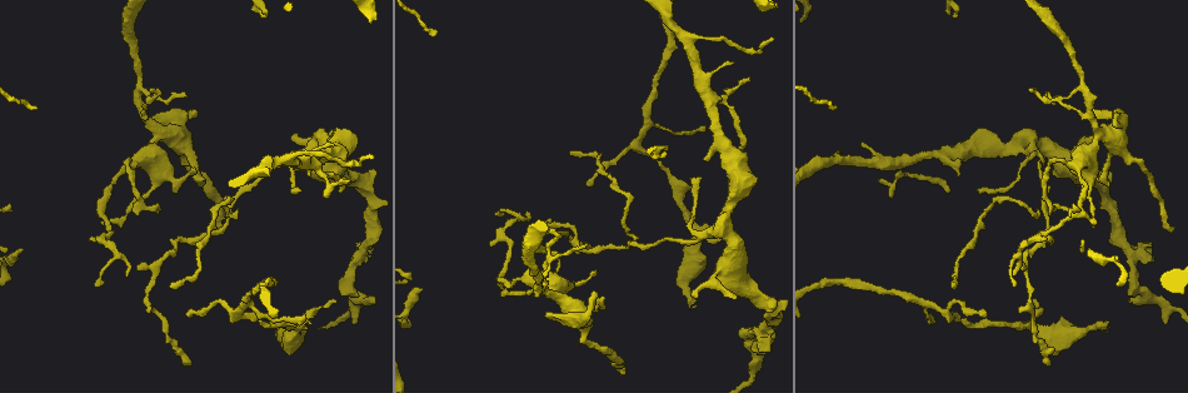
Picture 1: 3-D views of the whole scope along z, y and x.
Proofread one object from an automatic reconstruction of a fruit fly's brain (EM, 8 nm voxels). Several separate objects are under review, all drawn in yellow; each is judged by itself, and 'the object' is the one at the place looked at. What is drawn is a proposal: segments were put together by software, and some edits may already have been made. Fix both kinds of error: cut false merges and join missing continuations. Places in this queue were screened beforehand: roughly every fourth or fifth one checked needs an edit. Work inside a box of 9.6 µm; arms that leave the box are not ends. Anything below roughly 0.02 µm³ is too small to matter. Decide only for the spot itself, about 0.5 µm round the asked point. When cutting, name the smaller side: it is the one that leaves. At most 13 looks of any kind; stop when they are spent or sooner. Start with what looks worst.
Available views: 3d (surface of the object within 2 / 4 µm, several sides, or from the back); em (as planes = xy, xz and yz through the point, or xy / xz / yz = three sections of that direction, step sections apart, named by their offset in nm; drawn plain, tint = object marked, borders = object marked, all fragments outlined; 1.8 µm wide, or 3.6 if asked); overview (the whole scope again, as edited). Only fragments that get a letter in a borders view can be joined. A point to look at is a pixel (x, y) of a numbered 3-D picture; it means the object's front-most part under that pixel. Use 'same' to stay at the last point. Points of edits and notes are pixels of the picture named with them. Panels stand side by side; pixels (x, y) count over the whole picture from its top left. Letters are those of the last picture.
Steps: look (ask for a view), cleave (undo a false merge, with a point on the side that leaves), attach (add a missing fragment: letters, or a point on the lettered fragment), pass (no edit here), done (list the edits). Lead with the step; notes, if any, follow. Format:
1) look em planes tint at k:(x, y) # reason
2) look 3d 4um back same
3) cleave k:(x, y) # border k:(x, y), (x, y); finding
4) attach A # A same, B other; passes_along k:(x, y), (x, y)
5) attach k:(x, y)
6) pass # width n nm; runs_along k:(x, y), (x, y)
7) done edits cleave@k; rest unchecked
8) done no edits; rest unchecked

look em planes borders at 1:(600, 308) # free end

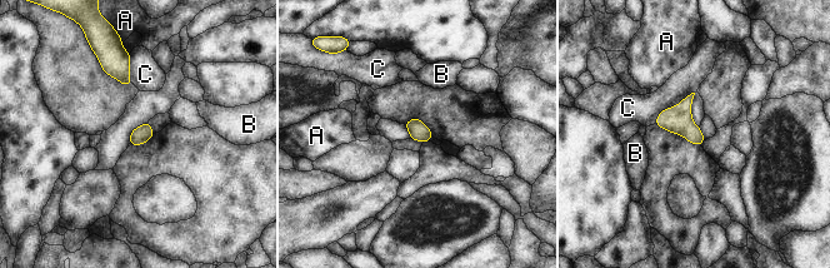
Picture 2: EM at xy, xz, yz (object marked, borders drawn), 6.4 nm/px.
pass # longest_contact C 340 nm; A other, B other, C other; border 2:(694, 92), (665, 108), (654, 123); none of them fits

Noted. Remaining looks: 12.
look em 3.6um planes tint at 1:(1108, 320) # branch stops here

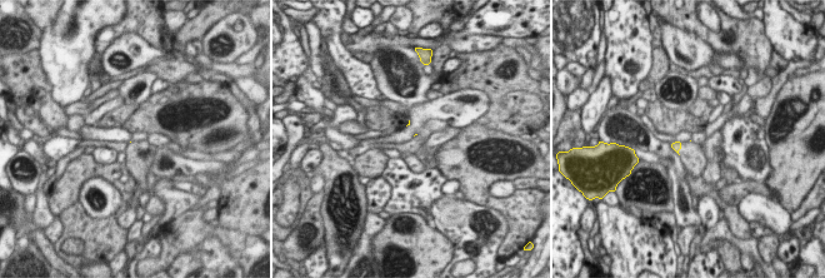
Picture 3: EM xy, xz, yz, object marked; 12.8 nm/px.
look em 3.6um planes borders same # what lies round it

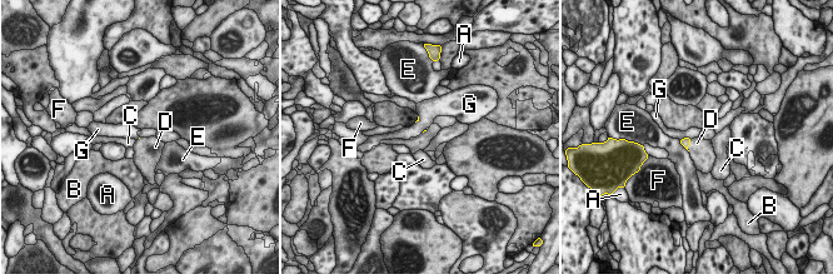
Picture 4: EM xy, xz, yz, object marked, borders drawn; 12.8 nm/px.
attach D # A other, B other, C other, D same, E other, F other, G other; it goes on there

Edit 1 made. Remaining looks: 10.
look 3d 2um at 1:(1034, 302) # tapers out

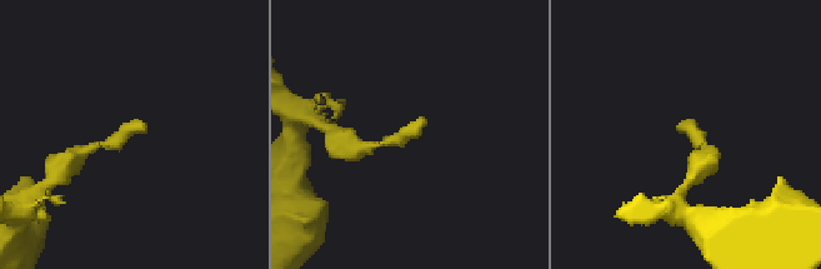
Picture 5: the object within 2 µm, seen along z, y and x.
look em xy step 8 borders at 5:(142, 127) # need the tissue

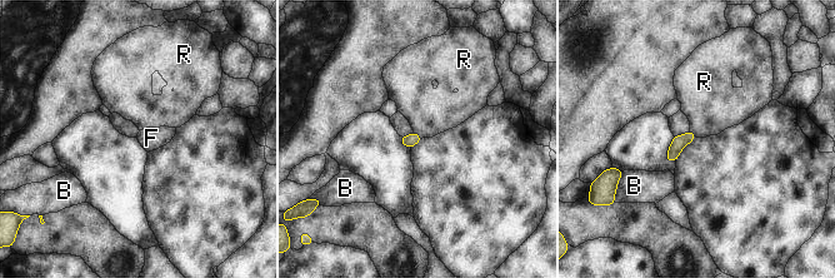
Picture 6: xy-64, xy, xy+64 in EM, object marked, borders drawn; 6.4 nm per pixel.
look em planes borders same # another direction

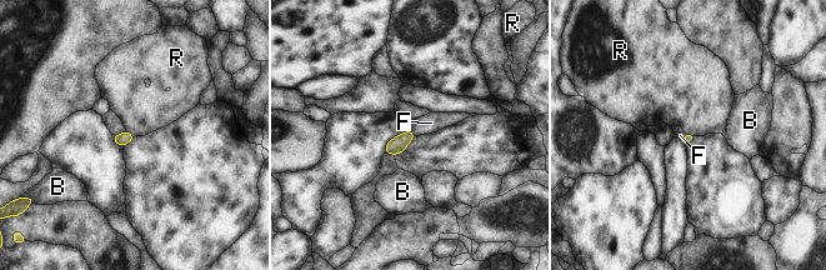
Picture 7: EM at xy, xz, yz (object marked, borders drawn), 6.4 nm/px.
attach F # B other, F same, R other; passes_along 7:(399, 144), (412, 133), (431, 123); the neuron continues

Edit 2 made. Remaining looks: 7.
look overview # see it whole again

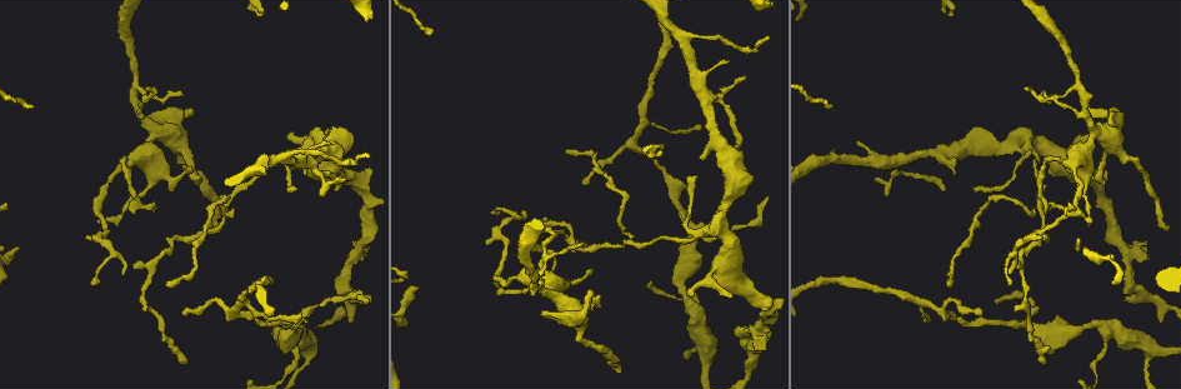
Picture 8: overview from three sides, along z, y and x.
look em planes plain at 8:(133, 264) # thin end

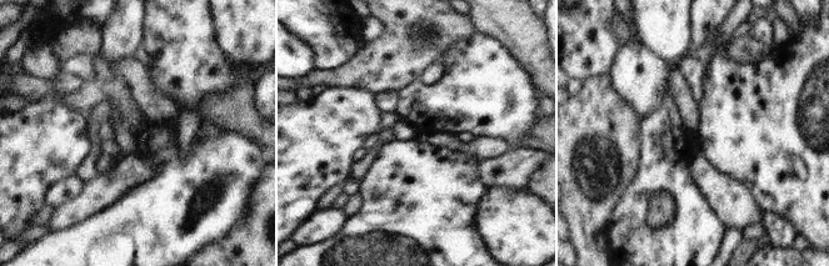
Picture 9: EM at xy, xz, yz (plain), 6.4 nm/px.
look em planes borders same # see the neighbours

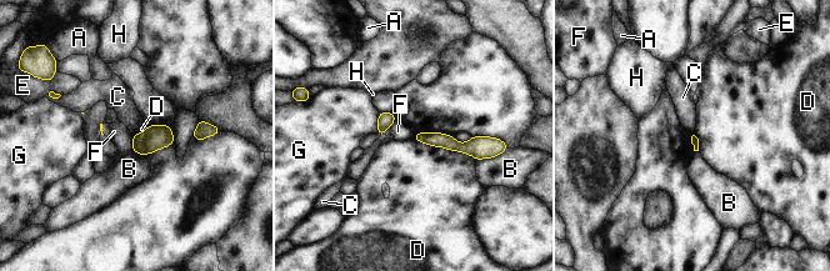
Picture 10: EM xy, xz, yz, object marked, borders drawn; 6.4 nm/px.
pass # A other, B other, C other, D other, E other, F other, G other, H other; runs_along 10:(418, 136), (456, 146), (489, 142); no lettered fragment goes on from it

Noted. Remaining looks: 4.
look 3d 2um at 8:(722, 144) # calibre changes

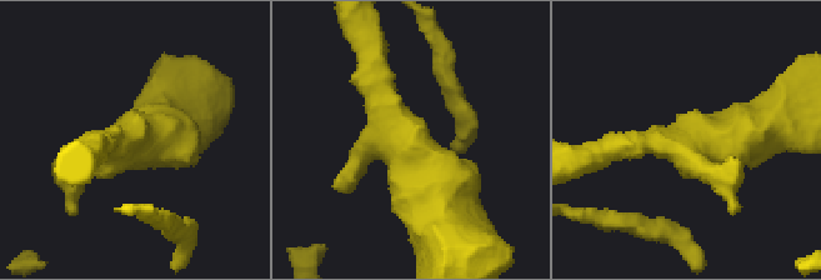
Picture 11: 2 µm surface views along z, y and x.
look em planes plain at 11:(402, 136)

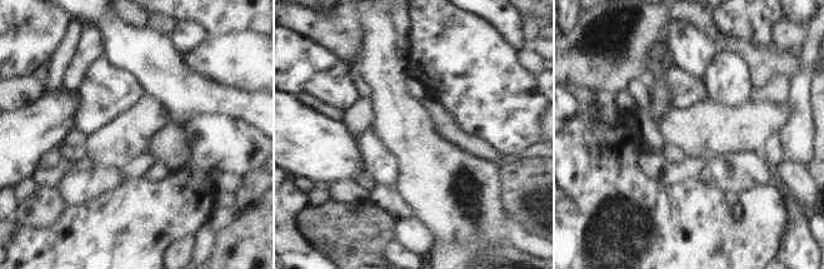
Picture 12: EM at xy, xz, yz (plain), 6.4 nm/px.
look em planes borders same # see the neighbours

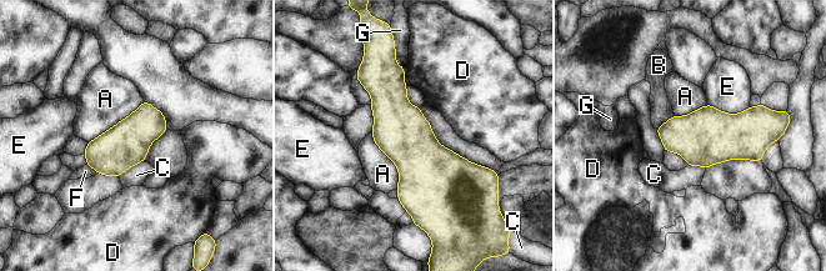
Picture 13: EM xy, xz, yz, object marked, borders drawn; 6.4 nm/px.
pass # longest_contact A 400 nm; A other, B other, C other, D other, E other, F other, G other; all the same neuron

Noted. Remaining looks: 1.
done edits attach@4, attach@7; rest unchecked

